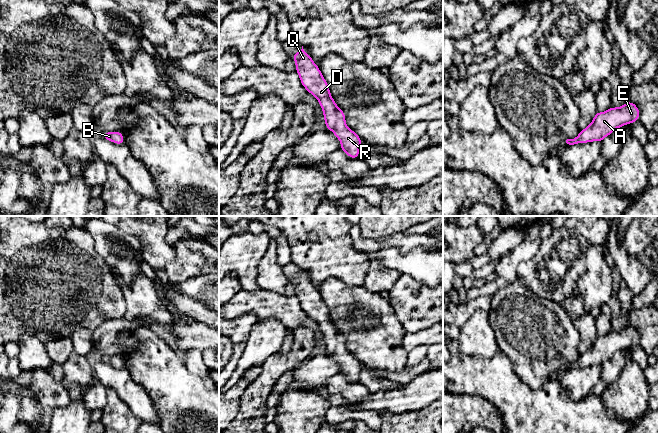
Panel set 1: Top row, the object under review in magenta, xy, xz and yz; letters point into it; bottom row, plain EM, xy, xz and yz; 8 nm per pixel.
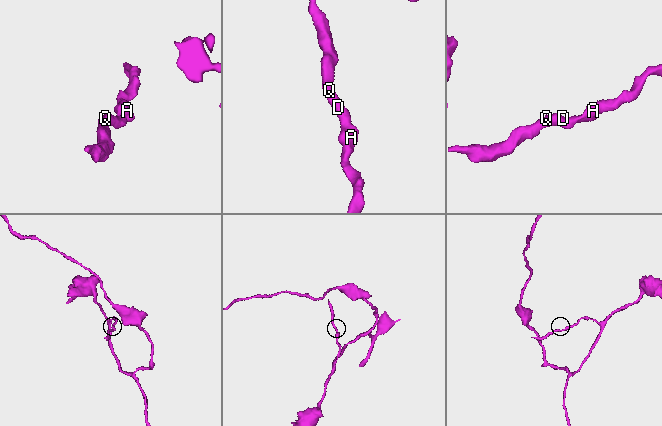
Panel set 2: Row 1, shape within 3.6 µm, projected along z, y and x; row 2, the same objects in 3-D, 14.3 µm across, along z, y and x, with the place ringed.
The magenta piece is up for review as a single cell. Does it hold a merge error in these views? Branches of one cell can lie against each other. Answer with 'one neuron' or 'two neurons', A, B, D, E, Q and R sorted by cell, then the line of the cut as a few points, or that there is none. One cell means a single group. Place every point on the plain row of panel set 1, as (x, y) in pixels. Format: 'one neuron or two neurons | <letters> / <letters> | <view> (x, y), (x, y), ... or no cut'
one neuron | A B D E Q R | no cut

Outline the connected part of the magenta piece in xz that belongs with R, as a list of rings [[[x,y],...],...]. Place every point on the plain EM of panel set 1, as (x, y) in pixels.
[[[303,273],[291,279],[295,284],[296,296],[303,311],[312,318],[323,334],[325,351],[328,352],[342,370],[339,374],[345,376],[351,383],[357,383],[362,367],[361,362],[345,346],[345,337],[332,322],[327,305],[322,300],[319,291]]]

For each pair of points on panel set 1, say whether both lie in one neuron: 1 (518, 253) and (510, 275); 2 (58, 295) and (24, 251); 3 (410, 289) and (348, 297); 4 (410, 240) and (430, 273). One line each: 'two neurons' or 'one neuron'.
1: one neuron
2: one neuron
3: two neurons
4: two neurons

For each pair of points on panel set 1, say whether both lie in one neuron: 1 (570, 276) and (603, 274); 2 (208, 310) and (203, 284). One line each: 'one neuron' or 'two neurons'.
1: two neurons
2: one neuron

